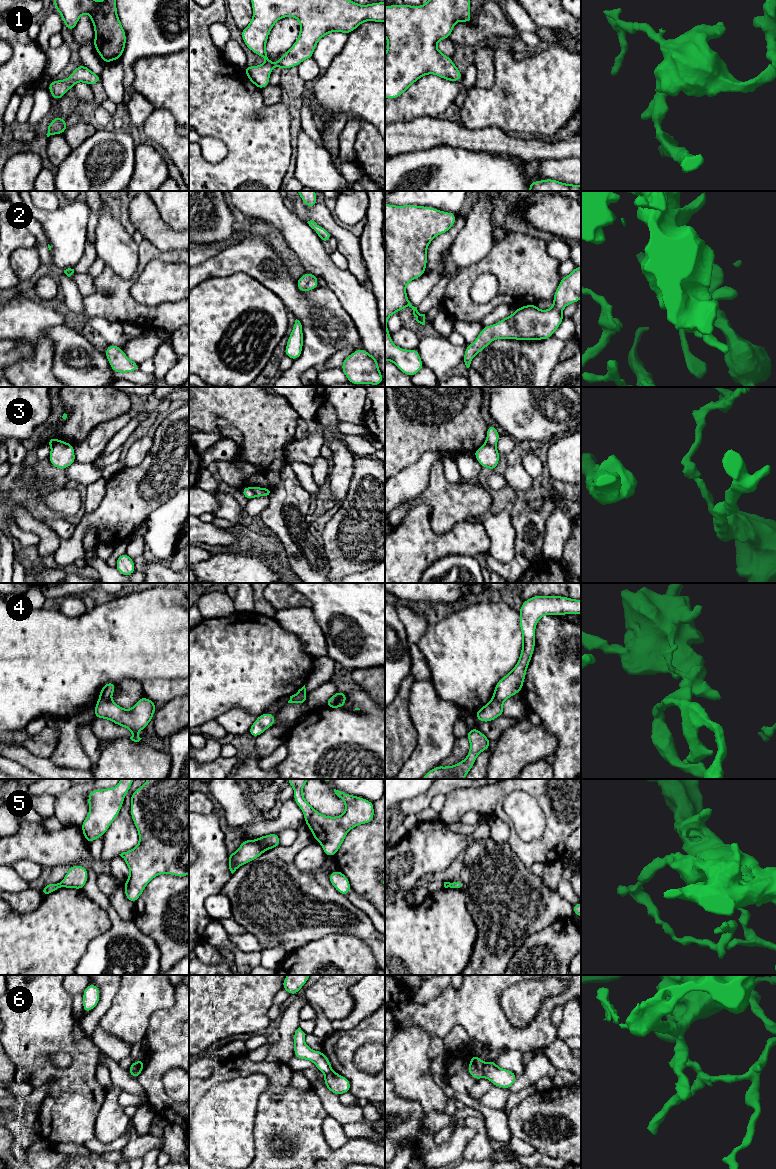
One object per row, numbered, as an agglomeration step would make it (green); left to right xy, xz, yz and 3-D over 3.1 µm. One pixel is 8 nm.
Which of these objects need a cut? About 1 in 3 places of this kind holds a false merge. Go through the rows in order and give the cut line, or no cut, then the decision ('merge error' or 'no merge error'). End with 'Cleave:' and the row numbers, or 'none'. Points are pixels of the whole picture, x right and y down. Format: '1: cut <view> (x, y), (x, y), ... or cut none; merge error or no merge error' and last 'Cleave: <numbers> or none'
1: cut none; no merge error
2: cut none; no merge error
3: cut yz (485, 442), (495, 447); merge error
4: cut xy (110, 698), (100, 700); merge error
5: cut xz (255, 840), (264, 850); merge error
6: cut yz (483, 1064), (484, 1076); merge error
Cleave: 3, 4, 5, 6

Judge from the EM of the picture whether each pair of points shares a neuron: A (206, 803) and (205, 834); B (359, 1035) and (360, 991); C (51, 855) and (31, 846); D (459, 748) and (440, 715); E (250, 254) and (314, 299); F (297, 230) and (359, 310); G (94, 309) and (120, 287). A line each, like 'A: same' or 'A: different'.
A: different
B: different
C: same
D: different
E: same
F: same
G: same

